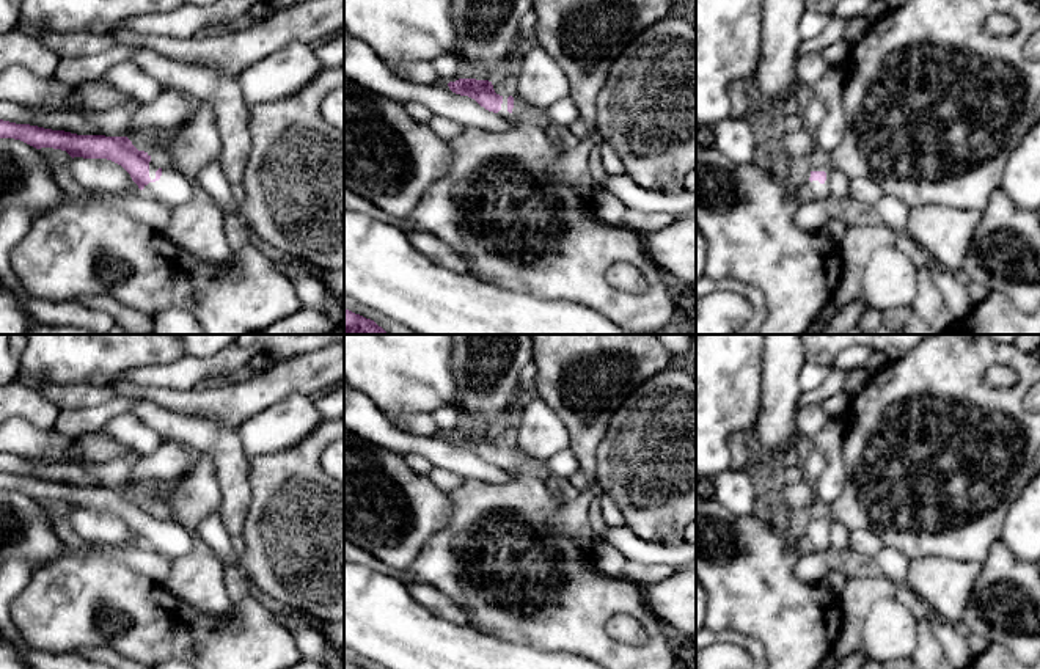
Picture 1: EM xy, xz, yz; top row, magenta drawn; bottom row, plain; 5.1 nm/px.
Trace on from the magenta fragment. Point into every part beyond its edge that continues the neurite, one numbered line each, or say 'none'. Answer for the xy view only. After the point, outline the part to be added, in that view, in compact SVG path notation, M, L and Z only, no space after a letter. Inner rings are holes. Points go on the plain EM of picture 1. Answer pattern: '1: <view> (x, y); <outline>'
1: xy (173, 541); M151 509L149 514L151 534L143 543L163 554L170 561L187 556L193 551L193 539L185 528L176 521L162 517L160 512Z

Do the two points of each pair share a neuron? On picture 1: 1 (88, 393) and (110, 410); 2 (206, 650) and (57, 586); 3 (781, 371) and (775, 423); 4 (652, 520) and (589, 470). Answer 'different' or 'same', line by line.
1: different
2: same
3: same
4: different

